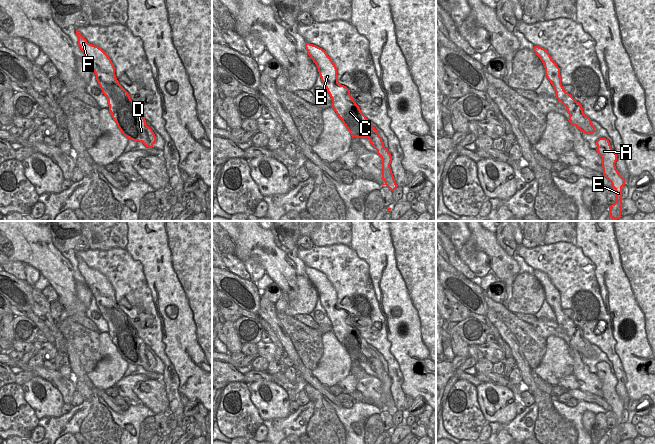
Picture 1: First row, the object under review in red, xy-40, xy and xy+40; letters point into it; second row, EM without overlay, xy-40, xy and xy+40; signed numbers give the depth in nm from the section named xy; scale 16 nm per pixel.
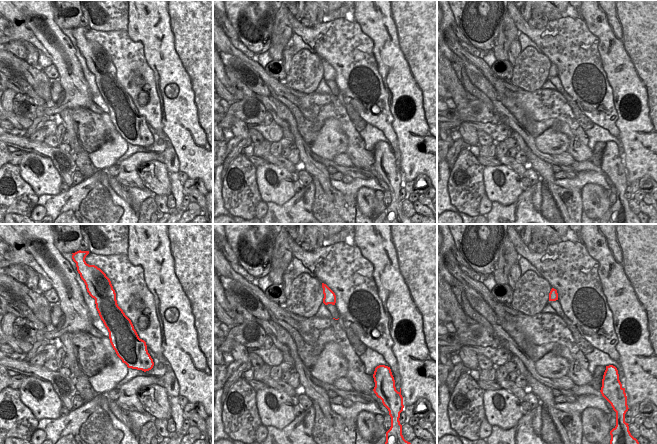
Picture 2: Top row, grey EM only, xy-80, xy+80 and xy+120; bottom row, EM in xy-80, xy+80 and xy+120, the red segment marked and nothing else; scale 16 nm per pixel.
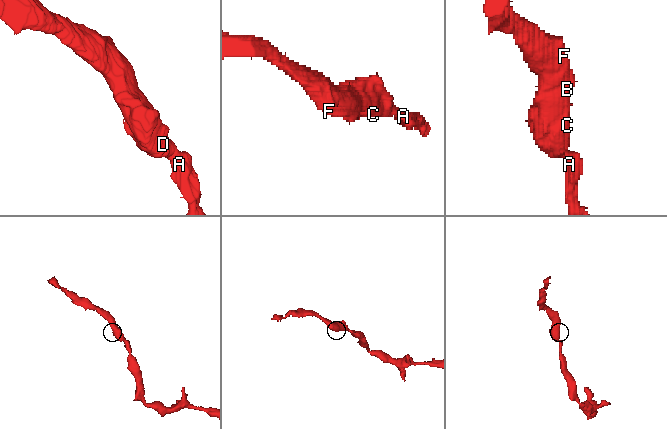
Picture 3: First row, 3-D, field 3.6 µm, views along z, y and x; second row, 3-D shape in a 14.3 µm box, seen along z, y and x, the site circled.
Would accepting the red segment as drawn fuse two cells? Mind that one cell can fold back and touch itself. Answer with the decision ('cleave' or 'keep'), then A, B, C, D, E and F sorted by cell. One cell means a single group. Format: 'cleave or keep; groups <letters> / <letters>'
keep; groups A B C D E F

